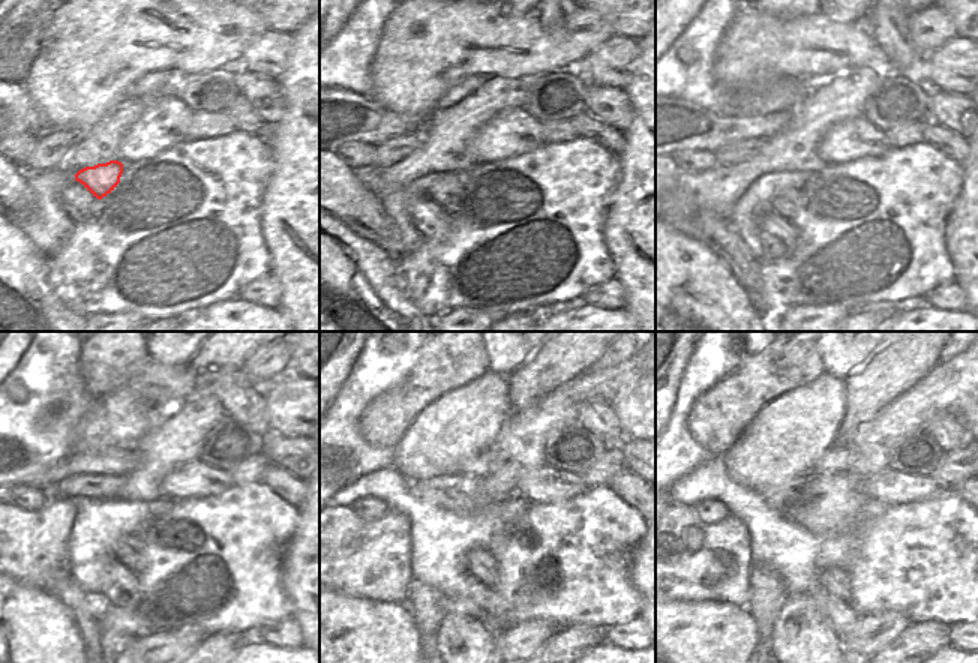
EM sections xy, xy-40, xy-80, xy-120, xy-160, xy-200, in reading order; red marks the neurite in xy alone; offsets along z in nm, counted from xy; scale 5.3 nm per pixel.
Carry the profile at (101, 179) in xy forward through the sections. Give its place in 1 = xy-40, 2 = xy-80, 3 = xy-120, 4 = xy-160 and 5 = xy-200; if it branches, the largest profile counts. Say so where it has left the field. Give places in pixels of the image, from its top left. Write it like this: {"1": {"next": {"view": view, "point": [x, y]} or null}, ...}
{"1": {"next": {"view": "xy-40", "point": [444, 188]}}, "2": {"next": {"view": "xy-80", "point": [789, 203]}}, "3": {"next": {"view": "xy-120", "point": [128, 551]}}, "4": {"next": {"view": "xy-160", "point": [480, 563]}}, "5": {"next": {"view": "xy-200", "point": [836, 581]}}}

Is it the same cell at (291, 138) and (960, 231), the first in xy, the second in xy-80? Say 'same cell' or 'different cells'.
same cell

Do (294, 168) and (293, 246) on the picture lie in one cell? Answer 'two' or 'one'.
one

